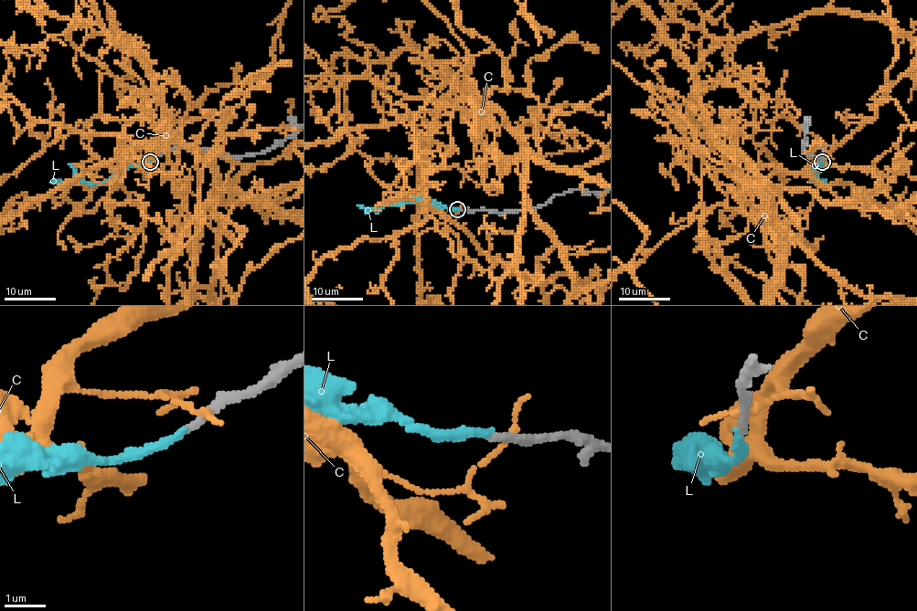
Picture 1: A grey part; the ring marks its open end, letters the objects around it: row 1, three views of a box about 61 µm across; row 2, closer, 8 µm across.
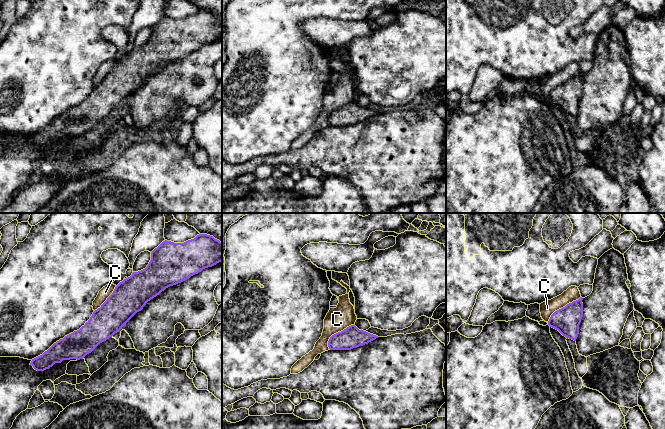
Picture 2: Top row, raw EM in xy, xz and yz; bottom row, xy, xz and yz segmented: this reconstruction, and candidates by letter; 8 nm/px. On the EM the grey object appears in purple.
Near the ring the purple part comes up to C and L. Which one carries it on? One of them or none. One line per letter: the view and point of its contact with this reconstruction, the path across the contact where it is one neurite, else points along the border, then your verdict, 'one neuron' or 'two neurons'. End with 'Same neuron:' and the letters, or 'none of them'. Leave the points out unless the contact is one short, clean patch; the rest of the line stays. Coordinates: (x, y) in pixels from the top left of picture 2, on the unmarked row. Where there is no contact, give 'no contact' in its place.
C: yz (563, 83) | two neurons
L: no contact | one neuron
Same neuron: L

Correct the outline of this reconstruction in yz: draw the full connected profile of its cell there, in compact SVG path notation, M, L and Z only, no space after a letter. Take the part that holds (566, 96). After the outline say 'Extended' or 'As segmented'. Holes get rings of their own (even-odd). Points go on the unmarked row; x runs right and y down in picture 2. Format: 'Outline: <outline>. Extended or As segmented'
Outline: M583 74L567 80L565 83L555 87L548 101L558 106L566 114L576 117L579 110L579 101L583 93Z. As segmented

